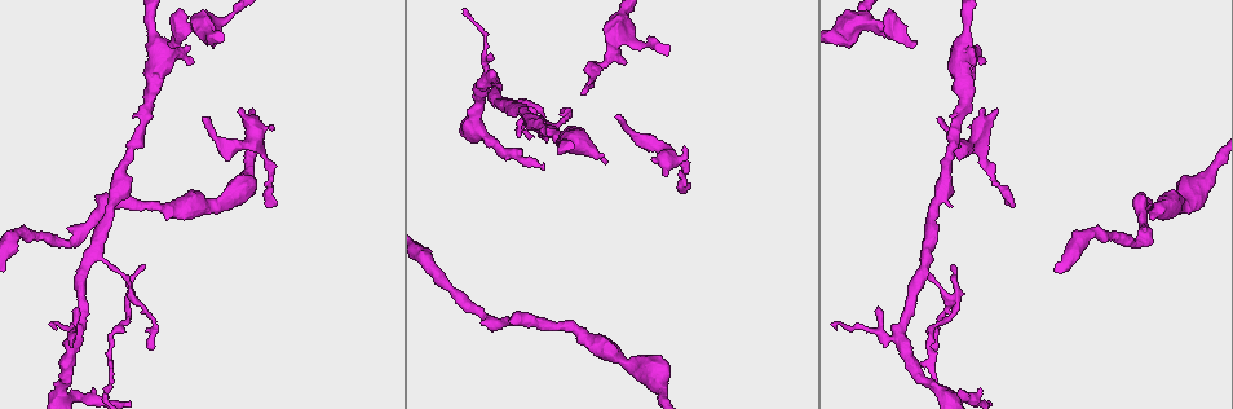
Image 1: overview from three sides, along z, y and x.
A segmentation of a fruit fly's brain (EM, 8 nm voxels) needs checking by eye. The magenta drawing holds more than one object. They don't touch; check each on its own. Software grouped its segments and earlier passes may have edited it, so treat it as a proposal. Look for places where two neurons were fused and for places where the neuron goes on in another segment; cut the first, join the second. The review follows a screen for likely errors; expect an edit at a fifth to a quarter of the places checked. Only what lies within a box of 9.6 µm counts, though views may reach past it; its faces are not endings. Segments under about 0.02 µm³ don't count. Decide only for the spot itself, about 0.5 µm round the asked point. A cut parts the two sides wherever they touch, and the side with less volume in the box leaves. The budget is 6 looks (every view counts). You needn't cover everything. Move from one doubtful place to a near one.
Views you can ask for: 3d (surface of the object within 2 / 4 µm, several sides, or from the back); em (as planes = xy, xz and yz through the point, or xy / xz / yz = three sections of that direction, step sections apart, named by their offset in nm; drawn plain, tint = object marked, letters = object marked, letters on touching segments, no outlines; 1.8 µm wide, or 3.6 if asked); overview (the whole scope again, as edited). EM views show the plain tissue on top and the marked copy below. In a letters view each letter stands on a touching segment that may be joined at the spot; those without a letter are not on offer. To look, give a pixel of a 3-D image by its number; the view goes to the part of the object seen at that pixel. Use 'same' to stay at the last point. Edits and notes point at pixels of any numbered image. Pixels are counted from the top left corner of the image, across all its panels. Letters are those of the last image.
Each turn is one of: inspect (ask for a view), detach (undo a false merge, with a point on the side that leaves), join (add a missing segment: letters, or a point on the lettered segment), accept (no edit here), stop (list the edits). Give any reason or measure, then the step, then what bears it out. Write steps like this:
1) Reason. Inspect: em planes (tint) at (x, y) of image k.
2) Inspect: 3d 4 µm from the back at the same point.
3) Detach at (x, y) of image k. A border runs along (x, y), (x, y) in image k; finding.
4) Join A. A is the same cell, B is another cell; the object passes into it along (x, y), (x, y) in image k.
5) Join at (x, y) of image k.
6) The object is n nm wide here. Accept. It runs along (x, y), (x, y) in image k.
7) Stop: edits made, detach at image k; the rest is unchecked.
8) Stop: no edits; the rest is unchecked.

An open end. Inspect: em planes (tint) at (915, 42) of image 1.

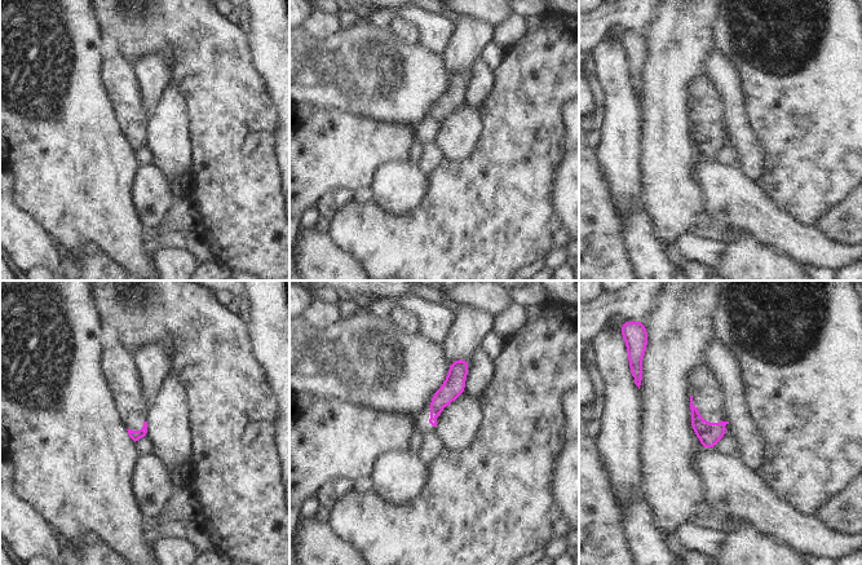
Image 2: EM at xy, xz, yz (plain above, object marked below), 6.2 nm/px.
What lies round it. Inspect: em planes (letters) at the same point.

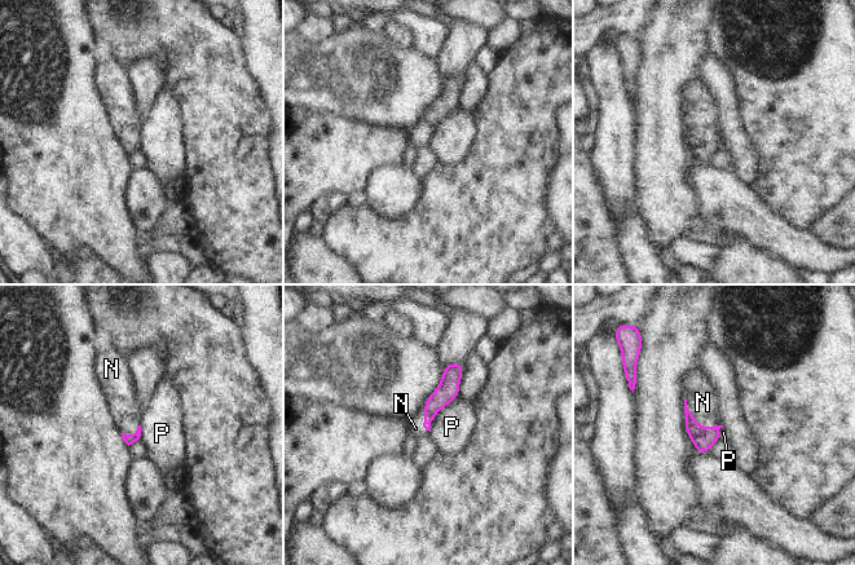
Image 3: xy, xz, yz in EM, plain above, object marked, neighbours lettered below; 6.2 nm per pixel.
Join N. N is the same cell, P is another cell; it goes on there.

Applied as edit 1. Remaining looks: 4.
Inspect: overview.

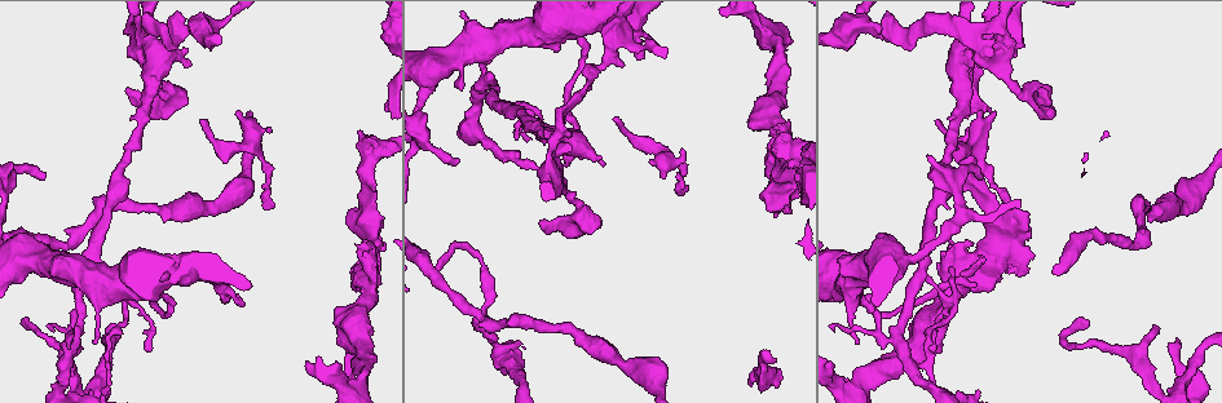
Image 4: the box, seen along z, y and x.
Branch stops here. Inspect: 3d 4 µm at (616, 116) of image 4.

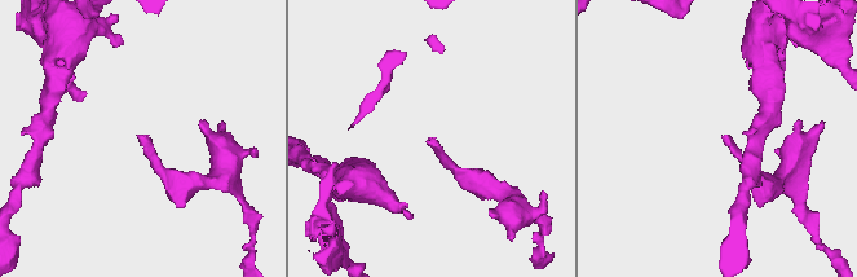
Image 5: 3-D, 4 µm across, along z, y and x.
Inspect: em yz step 4 (letters) at (721, 136) of image 5.

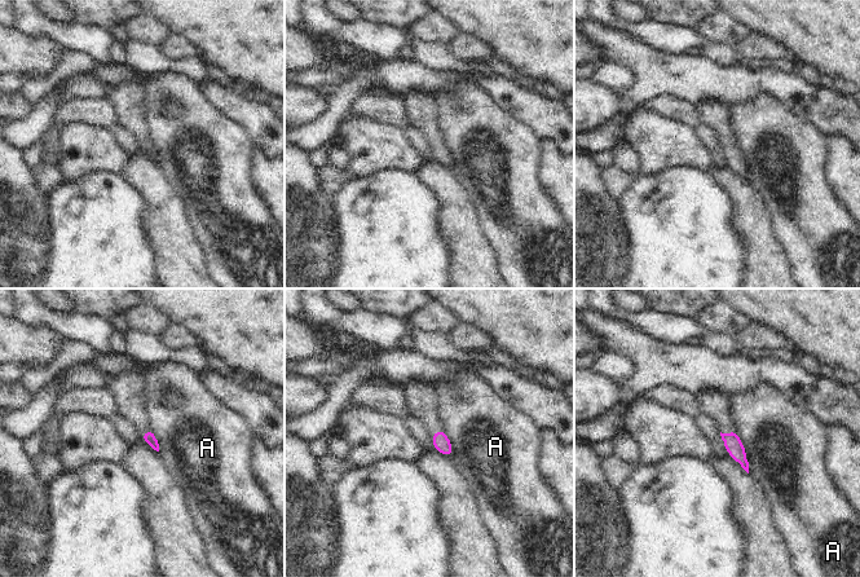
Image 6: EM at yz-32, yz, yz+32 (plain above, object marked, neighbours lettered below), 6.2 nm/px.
Accept. A is another cell; a border runs along (735, 430), (745, 450), (749, 472) in image 6; none of them fits.

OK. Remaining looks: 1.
Stop: edits made, join at image 3; the rest is unchecked.

